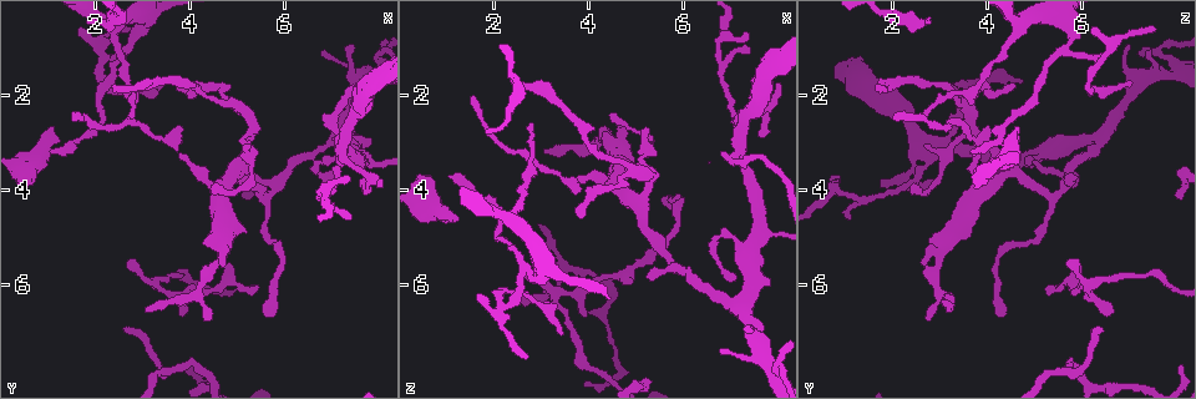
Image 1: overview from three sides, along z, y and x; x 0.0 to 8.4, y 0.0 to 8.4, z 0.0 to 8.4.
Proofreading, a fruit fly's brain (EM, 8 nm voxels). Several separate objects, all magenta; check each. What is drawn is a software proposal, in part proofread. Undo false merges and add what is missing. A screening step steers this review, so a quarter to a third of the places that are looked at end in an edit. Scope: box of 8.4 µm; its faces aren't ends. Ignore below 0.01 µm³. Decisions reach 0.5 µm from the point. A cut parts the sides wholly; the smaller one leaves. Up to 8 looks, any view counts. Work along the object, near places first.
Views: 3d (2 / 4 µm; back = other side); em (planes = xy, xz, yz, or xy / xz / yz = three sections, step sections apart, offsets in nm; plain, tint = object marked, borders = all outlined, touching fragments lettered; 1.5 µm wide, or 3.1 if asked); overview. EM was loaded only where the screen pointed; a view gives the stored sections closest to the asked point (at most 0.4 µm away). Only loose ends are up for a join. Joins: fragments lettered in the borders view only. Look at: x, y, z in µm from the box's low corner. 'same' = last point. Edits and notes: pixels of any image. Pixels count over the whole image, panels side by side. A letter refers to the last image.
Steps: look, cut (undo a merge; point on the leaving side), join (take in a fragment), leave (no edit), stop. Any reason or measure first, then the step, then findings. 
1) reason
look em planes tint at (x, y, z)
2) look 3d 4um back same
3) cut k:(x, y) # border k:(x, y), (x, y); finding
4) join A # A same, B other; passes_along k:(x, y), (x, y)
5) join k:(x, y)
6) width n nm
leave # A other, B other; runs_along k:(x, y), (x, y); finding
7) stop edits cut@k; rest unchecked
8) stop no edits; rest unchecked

look em planes plain at (4.30, 6.70, 2.75)

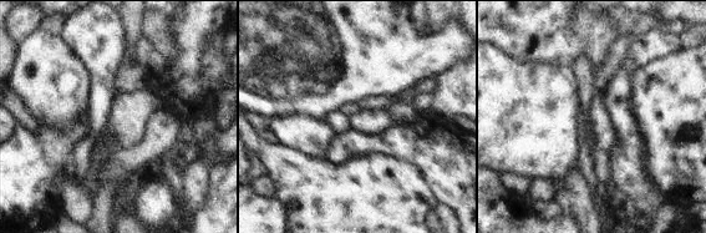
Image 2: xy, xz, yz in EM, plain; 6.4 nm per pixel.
what lies round it
look em planes borders same

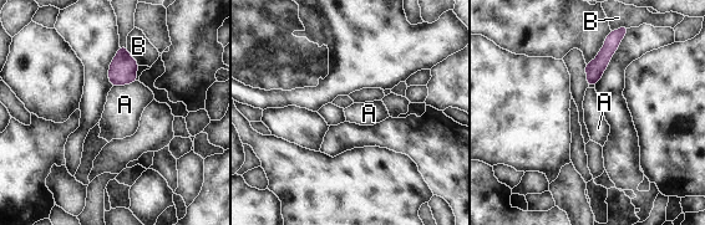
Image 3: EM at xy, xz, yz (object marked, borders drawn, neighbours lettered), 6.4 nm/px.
leave # A other, B other; no lettered fragment goes on from it

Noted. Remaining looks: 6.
free end
look em yz step 4 tint at (4.50, 4.10, 2.40)

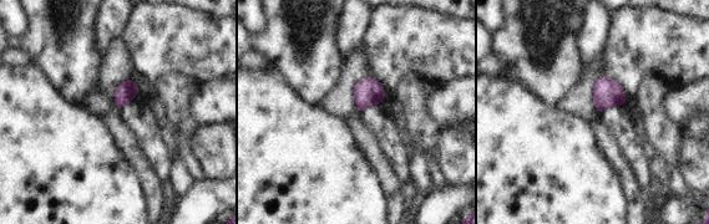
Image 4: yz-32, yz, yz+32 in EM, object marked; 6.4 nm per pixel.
look em xy step 8 borders same

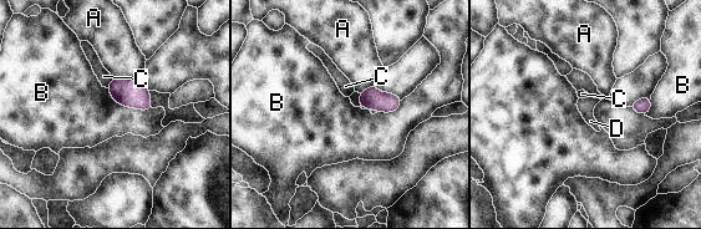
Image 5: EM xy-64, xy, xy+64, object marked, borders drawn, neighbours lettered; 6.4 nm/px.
leave # A other, B other, C other, D other; none of them fits

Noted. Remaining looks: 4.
free end
look em xz step 8 tint at (3.85, 1.80, 4.60)

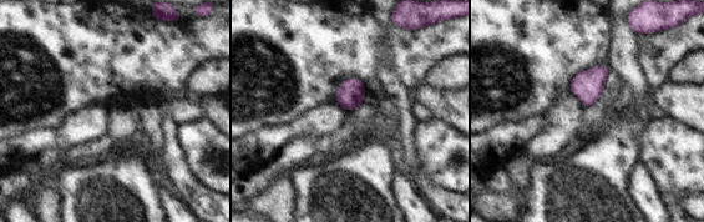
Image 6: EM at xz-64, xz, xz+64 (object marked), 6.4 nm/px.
look em planes borders same

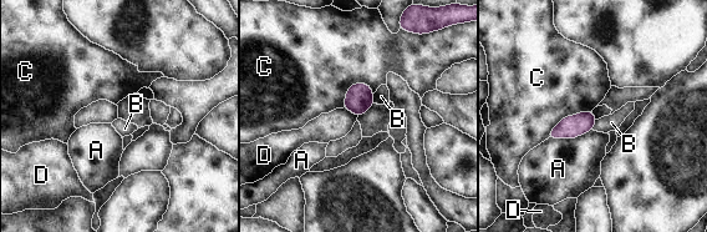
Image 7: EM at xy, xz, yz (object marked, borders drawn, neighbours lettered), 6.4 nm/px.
width 130 nm
leave # A other, B other, C other, D other; border 7:(372, 94), (375, 102); no lettered fragment goes on from it

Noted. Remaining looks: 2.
stop no edits; rest unchecked

